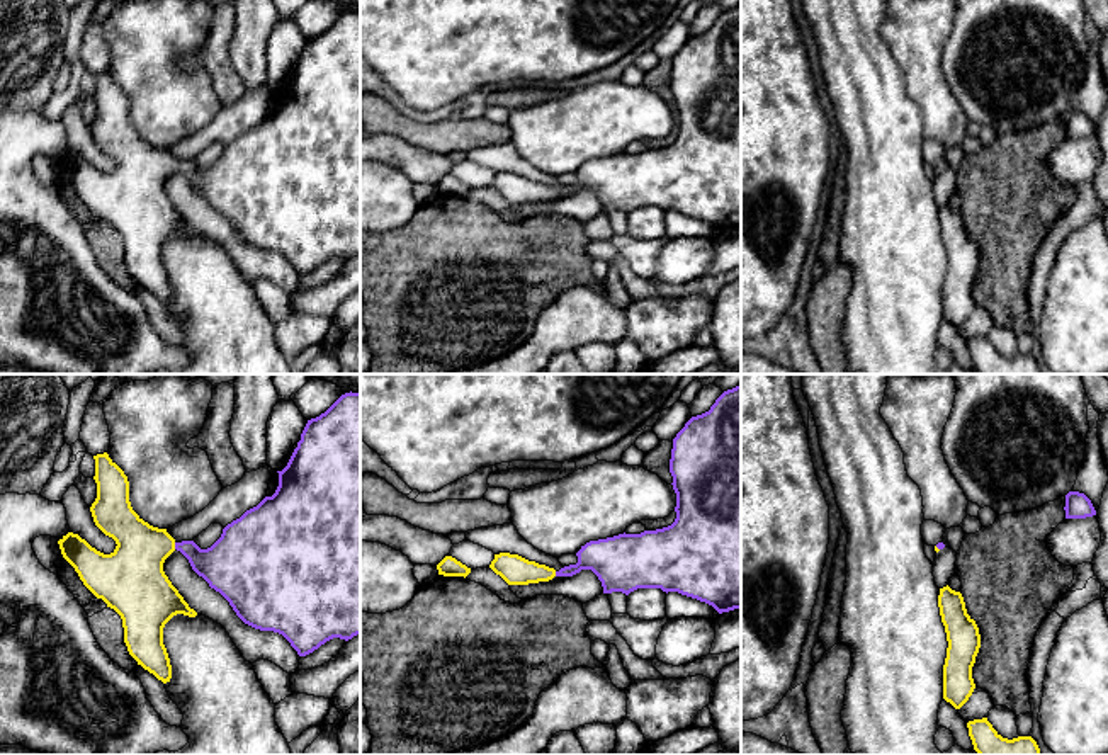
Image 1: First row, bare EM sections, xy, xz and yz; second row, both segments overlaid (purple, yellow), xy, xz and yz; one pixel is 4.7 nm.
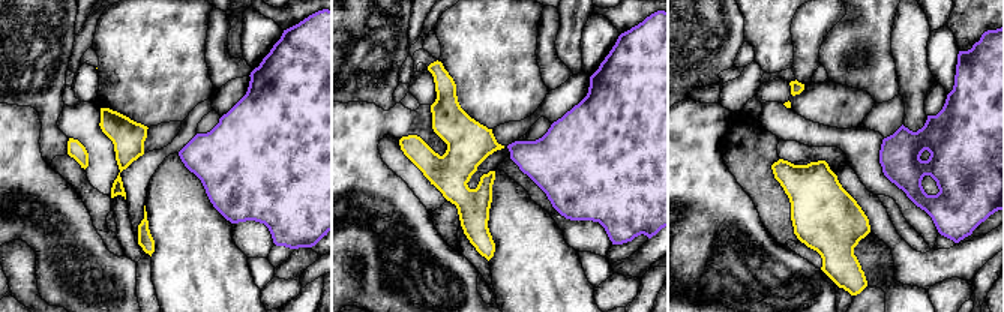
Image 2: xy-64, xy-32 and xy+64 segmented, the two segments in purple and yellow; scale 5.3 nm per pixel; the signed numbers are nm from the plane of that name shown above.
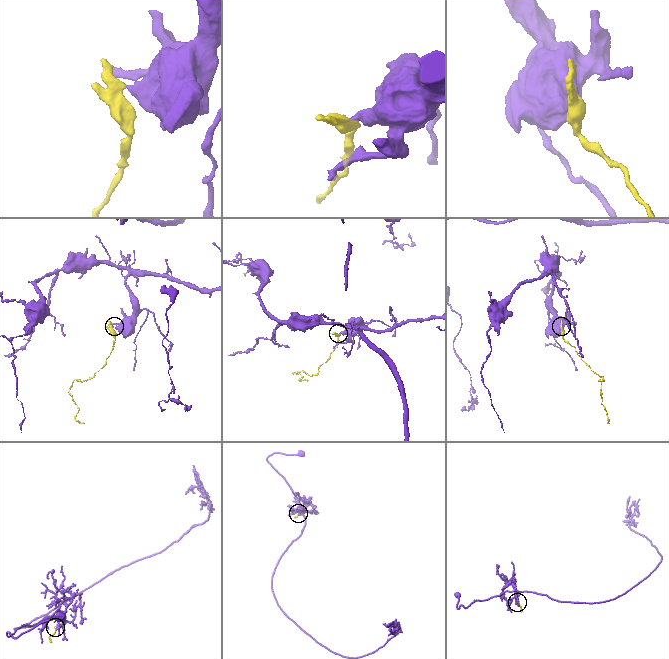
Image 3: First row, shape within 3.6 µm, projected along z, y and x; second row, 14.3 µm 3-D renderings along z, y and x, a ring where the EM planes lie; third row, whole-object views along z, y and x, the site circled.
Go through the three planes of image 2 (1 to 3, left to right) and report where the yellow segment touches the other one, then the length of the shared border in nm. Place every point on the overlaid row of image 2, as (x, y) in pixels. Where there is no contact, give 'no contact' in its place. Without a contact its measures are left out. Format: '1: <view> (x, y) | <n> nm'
1: no contact
2: no contact
3: no contact

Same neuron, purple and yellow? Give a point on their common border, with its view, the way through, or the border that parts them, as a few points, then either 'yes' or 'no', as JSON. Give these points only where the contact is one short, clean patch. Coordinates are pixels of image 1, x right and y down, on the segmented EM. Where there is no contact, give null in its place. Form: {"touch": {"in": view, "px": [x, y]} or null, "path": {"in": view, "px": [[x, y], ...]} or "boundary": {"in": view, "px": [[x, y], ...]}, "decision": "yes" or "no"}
{"touch": {"in": "xy", "px": [175, 546]}, "path": {"in": "xy", "px": [[225, 565], [175, 546], [163, 546], [133, 577]]}, "decision": "yes"}

